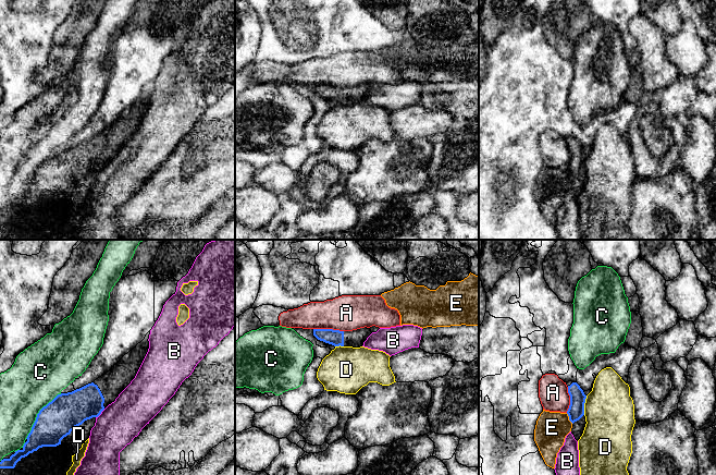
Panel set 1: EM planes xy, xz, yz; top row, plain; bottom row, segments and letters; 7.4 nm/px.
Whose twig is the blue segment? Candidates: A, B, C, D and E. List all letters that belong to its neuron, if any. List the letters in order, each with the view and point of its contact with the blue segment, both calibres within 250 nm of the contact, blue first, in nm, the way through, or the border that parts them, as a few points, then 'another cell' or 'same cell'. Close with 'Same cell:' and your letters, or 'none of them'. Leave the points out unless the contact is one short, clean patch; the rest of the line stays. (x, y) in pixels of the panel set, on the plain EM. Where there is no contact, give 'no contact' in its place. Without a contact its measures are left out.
A: xz (329, 85) | 120/260 nm | another cell
B: xy (100, 169) | 280/300 nm | along xy (105, 165), (96, 173) | another cell
C: xy (37, 170) | 280/400 nm | another cell
D: yz (583, 161) | 120/360 nm | another cell
E: yz (569, 174) | 120/240 nm | another cell
Same cell: none of them

